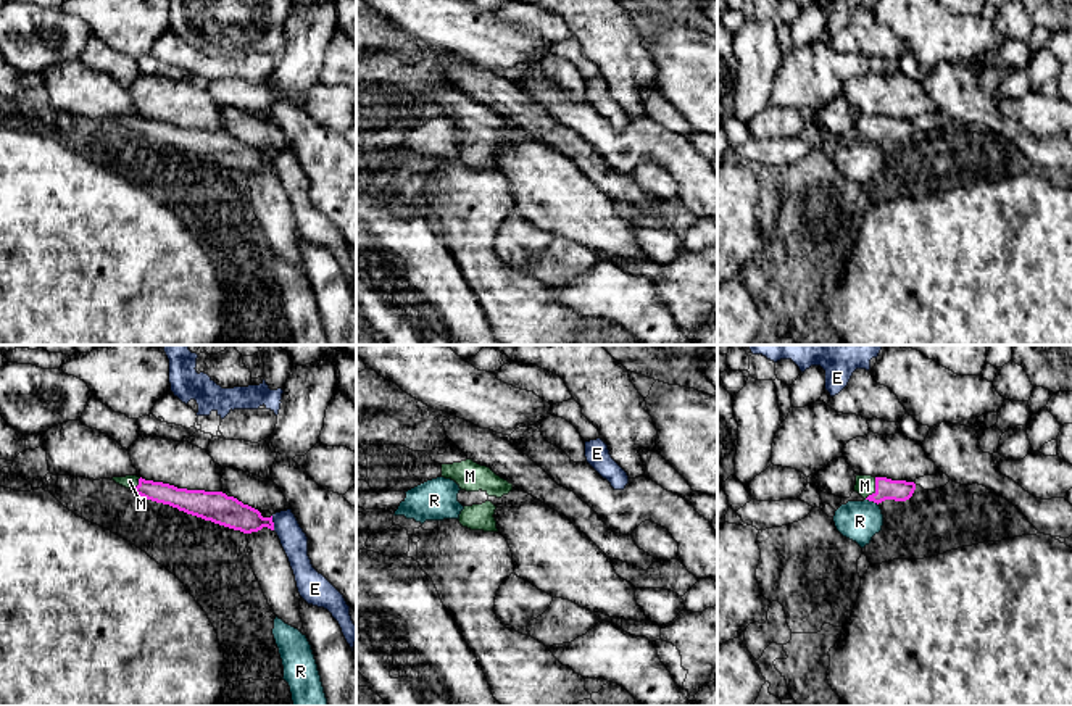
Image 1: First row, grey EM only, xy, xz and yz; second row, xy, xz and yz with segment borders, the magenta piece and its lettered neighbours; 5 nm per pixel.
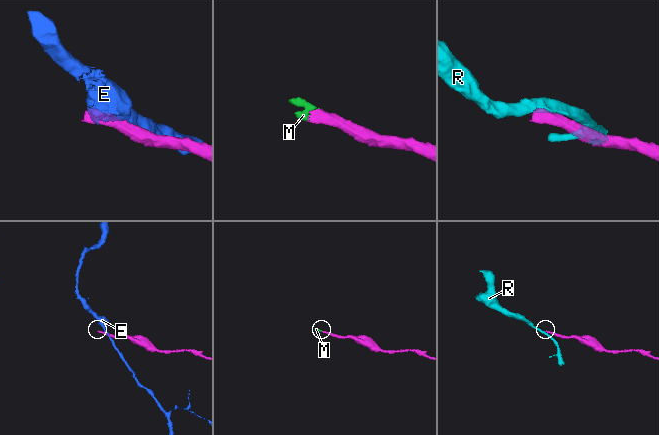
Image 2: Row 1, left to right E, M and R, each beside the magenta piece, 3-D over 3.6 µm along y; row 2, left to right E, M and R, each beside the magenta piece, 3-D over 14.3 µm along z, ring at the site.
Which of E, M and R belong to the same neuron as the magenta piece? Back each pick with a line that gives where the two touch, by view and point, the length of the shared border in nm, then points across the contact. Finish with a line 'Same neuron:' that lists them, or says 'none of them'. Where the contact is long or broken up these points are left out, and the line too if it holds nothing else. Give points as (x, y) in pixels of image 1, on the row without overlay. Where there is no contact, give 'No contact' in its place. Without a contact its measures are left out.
M: Touches magenta at yz (876, 128). Shared border 130 nm. Path across: yz (885, 128), (876, 128), (864, 124)
Same neuron: M

